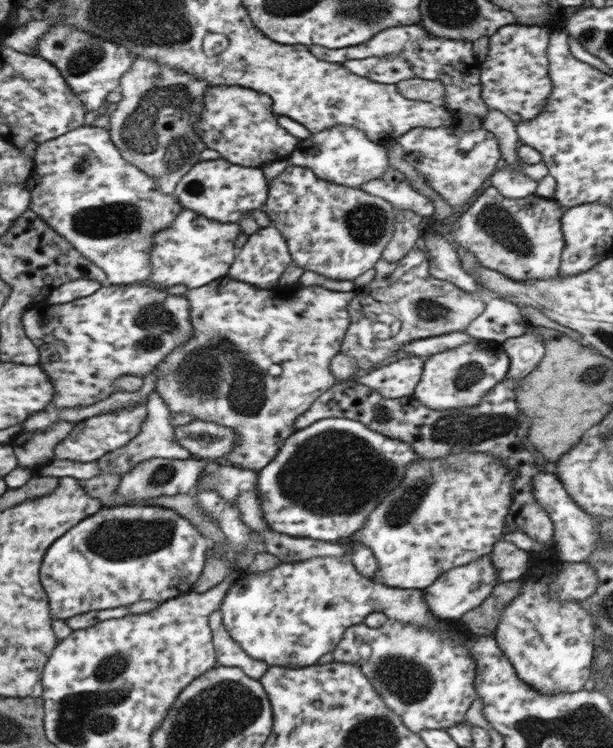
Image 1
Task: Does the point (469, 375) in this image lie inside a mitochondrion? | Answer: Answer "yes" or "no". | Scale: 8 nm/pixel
yes

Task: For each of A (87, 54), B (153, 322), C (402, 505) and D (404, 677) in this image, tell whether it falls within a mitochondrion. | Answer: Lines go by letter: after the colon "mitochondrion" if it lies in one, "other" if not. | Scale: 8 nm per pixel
A: mitochondrion
B: mitochondrion
C: mitochondrion
D: mitochondrion

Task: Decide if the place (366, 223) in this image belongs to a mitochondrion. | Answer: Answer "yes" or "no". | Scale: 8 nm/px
yes

